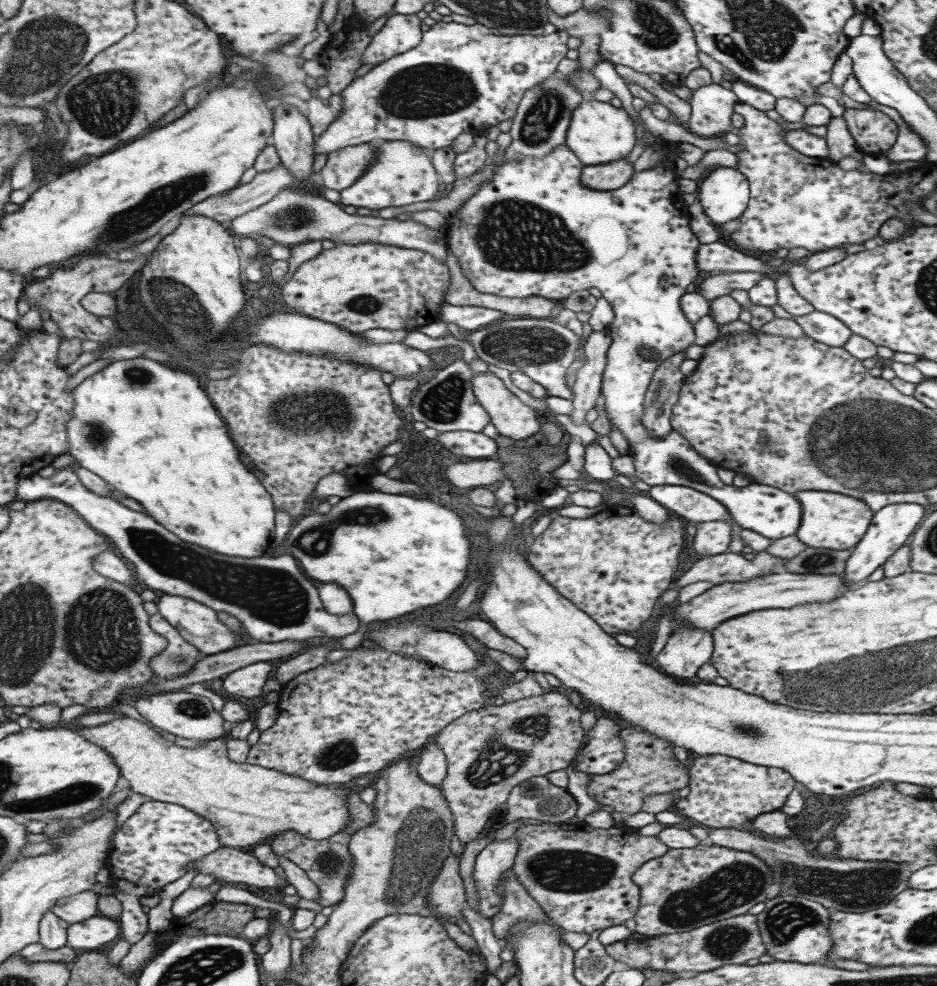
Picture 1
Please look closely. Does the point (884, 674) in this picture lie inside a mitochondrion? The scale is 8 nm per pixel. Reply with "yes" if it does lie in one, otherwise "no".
yes

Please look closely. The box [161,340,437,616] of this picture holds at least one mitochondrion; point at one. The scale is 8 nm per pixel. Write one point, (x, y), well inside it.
(317, 541)

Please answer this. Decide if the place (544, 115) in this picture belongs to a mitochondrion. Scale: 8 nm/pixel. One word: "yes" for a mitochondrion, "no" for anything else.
yes

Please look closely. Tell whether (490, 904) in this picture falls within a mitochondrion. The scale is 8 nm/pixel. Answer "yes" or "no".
no

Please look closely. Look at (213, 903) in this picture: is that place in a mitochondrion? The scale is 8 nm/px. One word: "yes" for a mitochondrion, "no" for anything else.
no

